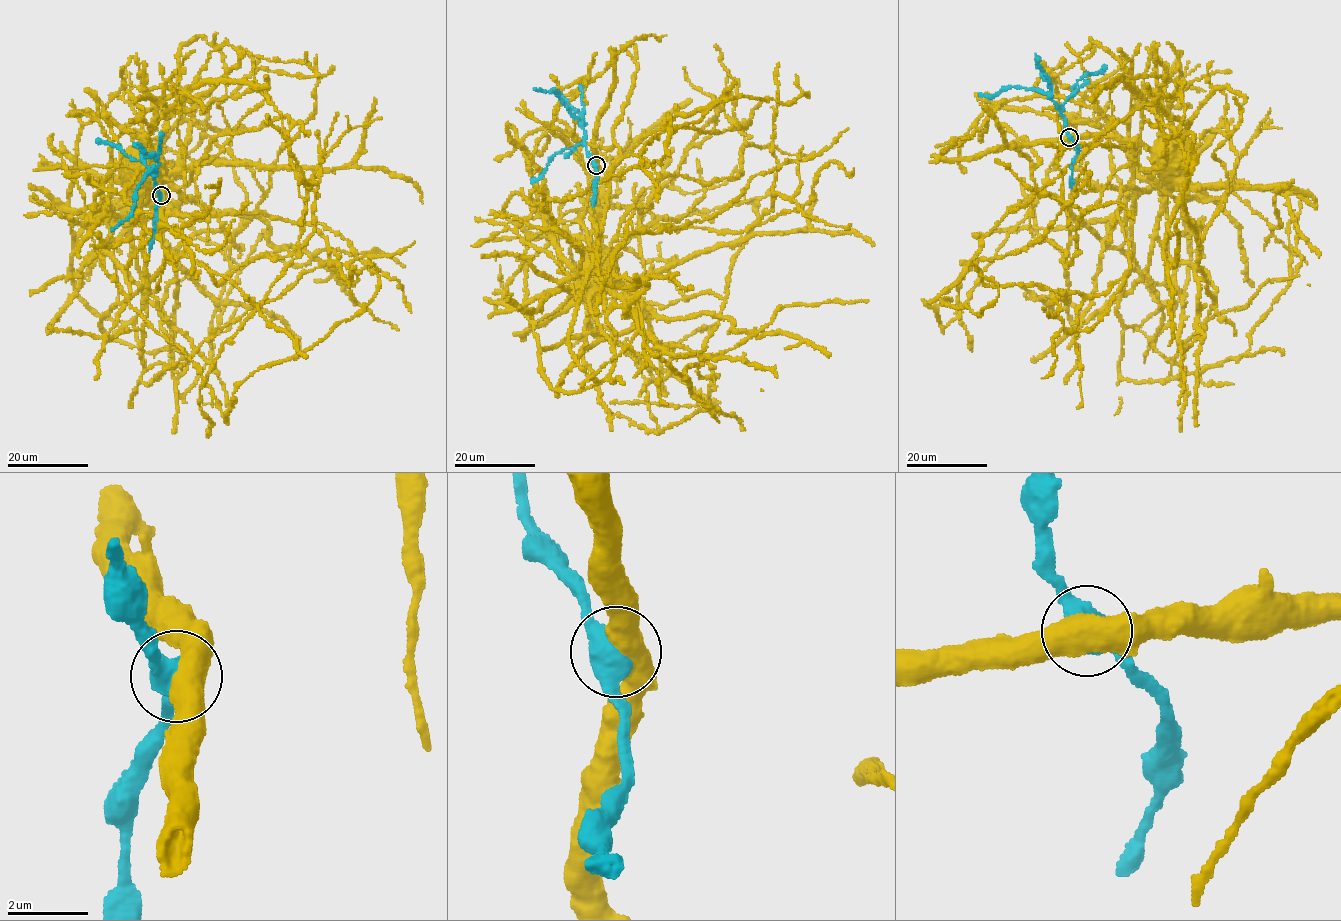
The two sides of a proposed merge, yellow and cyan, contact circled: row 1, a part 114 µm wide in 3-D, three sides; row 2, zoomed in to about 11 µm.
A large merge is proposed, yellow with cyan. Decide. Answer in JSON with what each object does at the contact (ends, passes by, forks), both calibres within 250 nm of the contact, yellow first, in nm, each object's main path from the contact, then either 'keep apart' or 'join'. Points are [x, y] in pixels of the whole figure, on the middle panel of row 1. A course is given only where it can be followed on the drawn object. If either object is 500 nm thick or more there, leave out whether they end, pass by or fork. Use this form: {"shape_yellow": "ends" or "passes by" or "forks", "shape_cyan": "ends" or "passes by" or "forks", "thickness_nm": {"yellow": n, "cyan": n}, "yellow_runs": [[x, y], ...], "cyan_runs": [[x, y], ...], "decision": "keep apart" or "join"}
{"thickness_nm": {"yellow": 550, "cyan": 550}, "yellow_runs": [[596, 164], [594, 191], [598, 212], [600, 267], [606, 265]], "cyan_runs": [[596, 164], [586, 150], [584, 127], [558, 92], [533, 89]], "decision": "join"}

